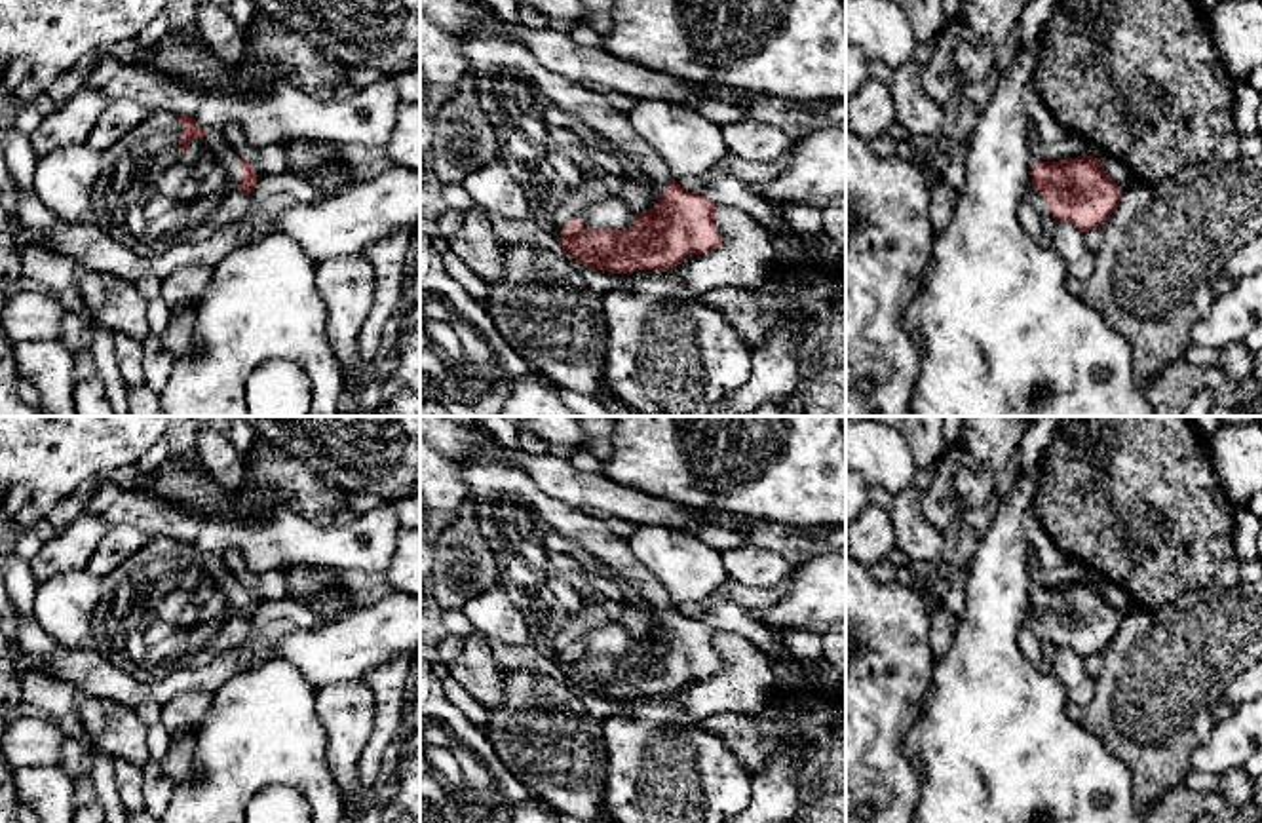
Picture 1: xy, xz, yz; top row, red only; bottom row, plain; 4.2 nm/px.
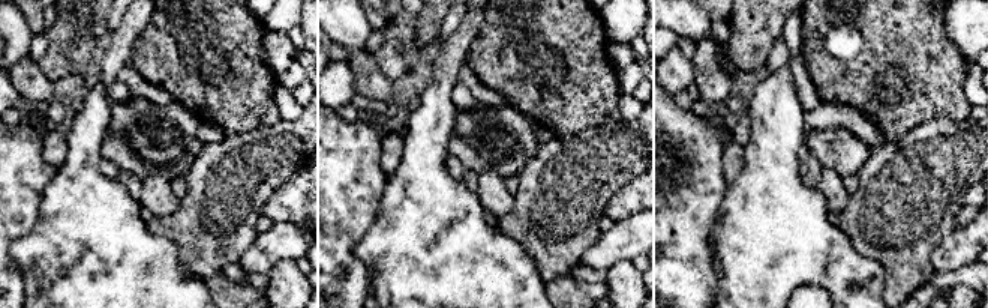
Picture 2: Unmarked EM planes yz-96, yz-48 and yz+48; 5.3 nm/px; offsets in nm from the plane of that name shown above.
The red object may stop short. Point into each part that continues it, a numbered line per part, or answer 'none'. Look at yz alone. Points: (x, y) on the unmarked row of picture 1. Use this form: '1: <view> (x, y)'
1: yz (1031, 622)

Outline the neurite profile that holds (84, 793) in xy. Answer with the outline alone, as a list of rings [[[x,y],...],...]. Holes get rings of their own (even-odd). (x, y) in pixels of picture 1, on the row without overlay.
[[[87,753],[82,756],[82,774],[72,781],[72,789],[74,806],[87,806],[99,800],[95,783],[91,779],[91,758]]]

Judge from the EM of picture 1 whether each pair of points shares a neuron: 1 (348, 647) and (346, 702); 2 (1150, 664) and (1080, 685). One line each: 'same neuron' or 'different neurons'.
1: different neurons
2: different neurons

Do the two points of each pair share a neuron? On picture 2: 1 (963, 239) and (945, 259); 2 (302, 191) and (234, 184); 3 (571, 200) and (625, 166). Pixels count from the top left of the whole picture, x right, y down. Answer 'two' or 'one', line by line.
1: one
2: two
3: one

